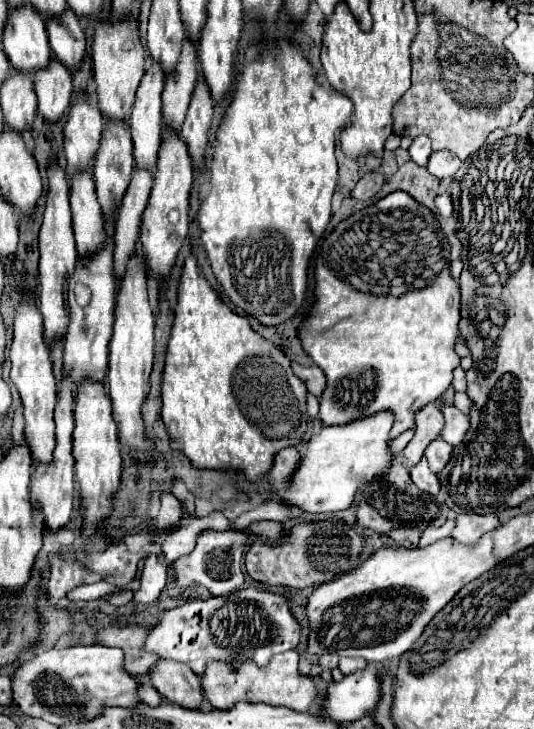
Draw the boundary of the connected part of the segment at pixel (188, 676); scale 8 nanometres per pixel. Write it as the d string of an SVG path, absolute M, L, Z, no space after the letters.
M163 659L149 673L151 685L171 703L183 705L187 709L199 709L203 703L201 679L183 663Z

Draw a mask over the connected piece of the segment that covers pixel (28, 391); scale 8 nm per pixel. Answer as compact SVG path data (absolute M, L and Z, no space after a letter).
M23 301L15 315L15 337L11 345L11 381L17 387L21 401L23 401L23 417L25 417L25 441L31 449L33 465L49 465L51 455L55 449L55 423L53 423L53 409L57 397L57 385L53 377L53 363L49 357L47 347L43 345L43 319L35 301Z

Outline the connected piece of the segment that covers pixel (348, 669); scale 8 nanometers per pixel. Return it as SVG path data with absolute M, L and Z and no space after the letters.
M343 657L343 659L339 659L339 669L343 671L343 675L355 673L357 669L363 669L365 665L367 665L367 661L363 661L363 659L351 659L351 657Z

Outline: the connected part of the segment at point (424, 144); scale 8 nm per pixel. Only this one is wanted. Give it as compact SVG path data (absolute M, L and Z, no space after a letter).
M419 135L419 137L415 137L415 139L413 139L413 145L409 147L409 155L411 155L411 159L413 159L417 165L421 165L421 167L427 165L431 151L433 151L433 149L431 149L431 139L429 139L427 135Z

